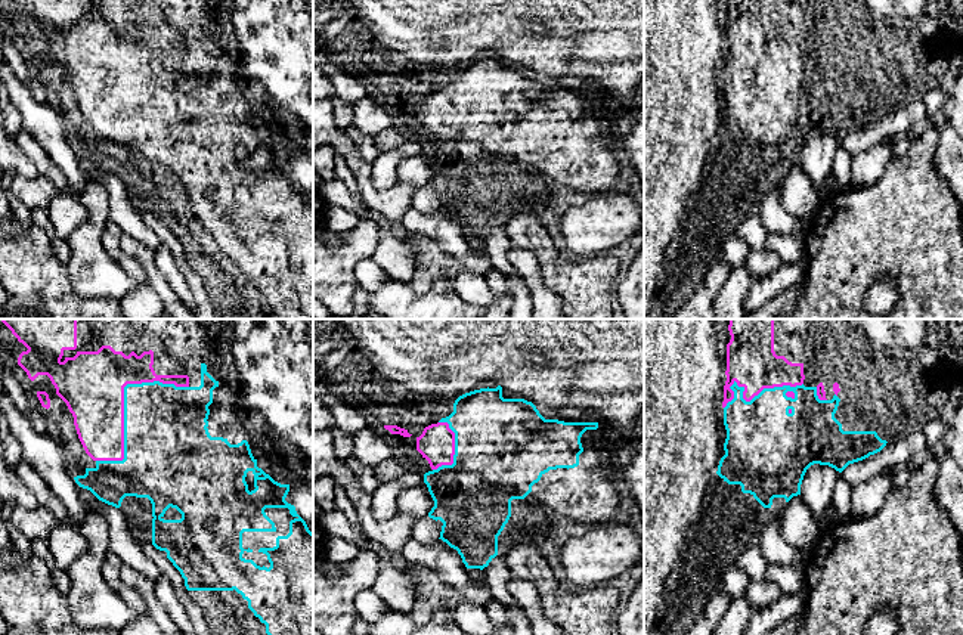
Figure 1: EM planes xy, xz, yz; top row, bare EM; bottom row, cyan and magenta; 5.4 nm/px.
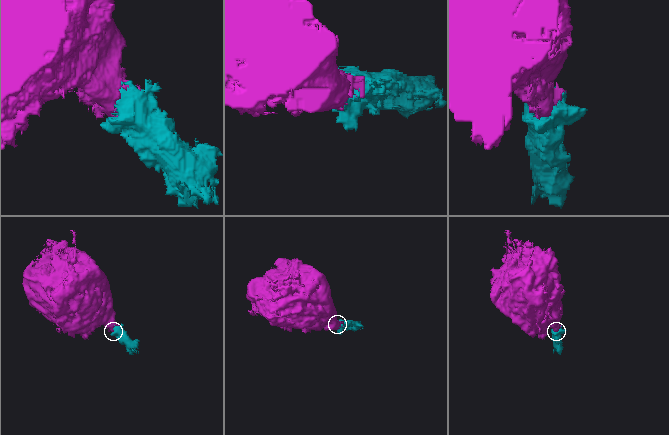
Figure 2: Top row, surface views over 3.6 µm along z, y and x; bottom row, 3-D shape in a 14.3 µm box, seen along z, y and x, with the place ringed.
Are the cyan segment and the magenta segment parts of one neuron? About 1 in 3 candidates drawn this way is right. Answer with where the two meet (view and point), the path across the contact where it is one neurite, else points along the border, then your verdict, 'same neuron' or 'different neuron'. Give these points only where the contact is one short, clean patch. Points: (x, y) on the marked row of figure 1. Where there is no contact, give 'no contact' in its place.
meets cyan in xy at (124, 405); same neuron

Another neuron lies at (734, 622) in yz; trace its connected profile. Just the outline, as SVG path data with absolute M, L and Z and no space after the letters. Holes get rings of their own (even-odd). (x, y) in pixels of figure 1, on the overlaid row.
M746 595L728 601L727 610L715 628L713 635L746 635L752 616L752 605Z

